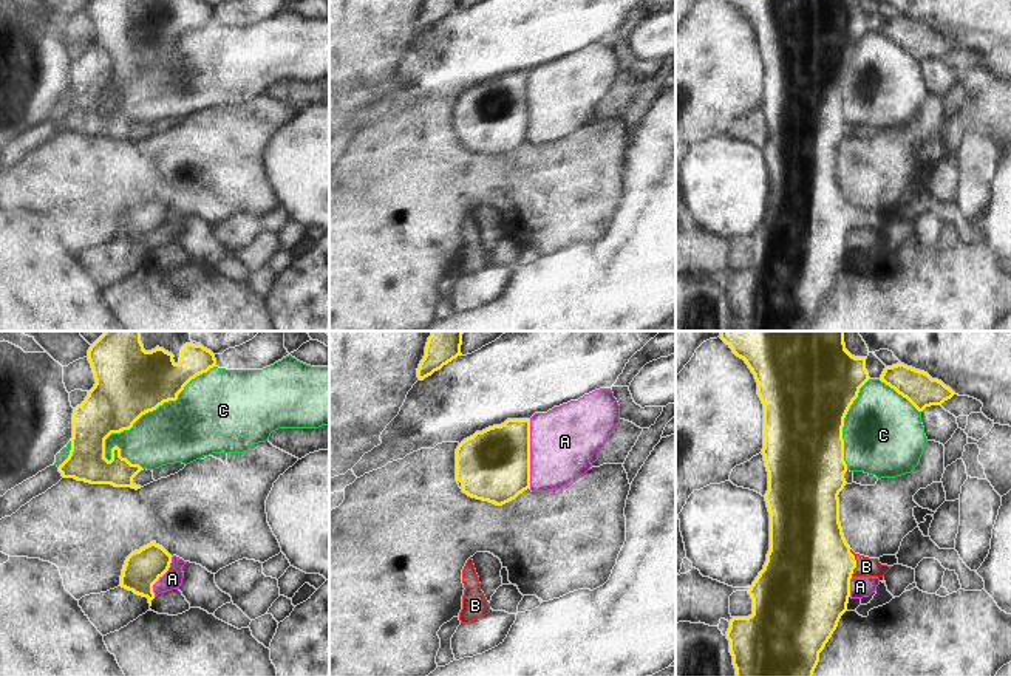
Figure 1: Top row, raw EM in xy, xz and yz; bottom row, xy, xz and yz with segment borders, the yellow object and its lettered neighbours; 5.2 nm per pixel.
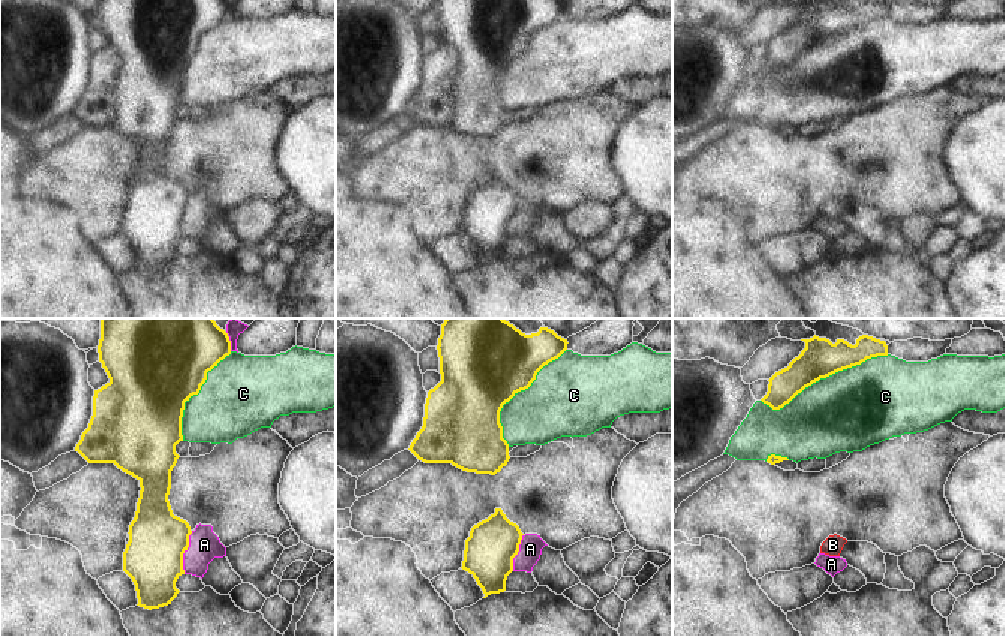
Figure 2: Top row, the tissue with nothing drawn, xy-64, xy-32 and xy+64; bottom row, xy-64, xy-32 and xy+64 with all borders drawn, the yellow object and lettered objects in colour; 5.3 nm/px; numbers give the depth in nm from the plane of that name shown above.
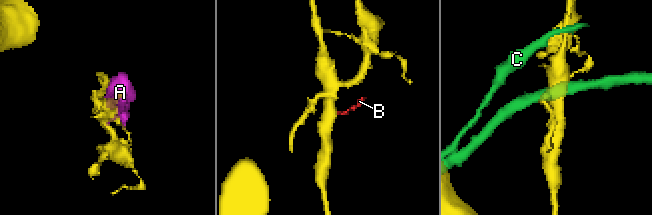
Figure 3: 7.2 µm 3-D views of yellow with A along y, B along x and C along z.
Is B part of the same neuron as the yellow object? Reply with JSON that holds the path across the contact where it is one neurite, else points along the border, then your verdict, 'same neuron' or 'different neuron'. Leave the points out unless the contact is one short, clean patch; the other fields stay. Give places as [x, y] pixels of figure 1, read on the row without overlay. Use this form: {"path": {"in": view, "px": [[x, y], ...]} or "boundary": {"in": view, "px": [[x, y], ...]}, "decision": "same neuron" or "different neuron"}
{"path": {"in": "yz", "px": [[809, 220], [855, 217], [866, 220]]}, "decision": "same neuron"}

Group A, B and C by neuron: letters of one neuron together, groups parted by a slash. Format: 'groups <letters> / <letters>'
groups A / B / C

